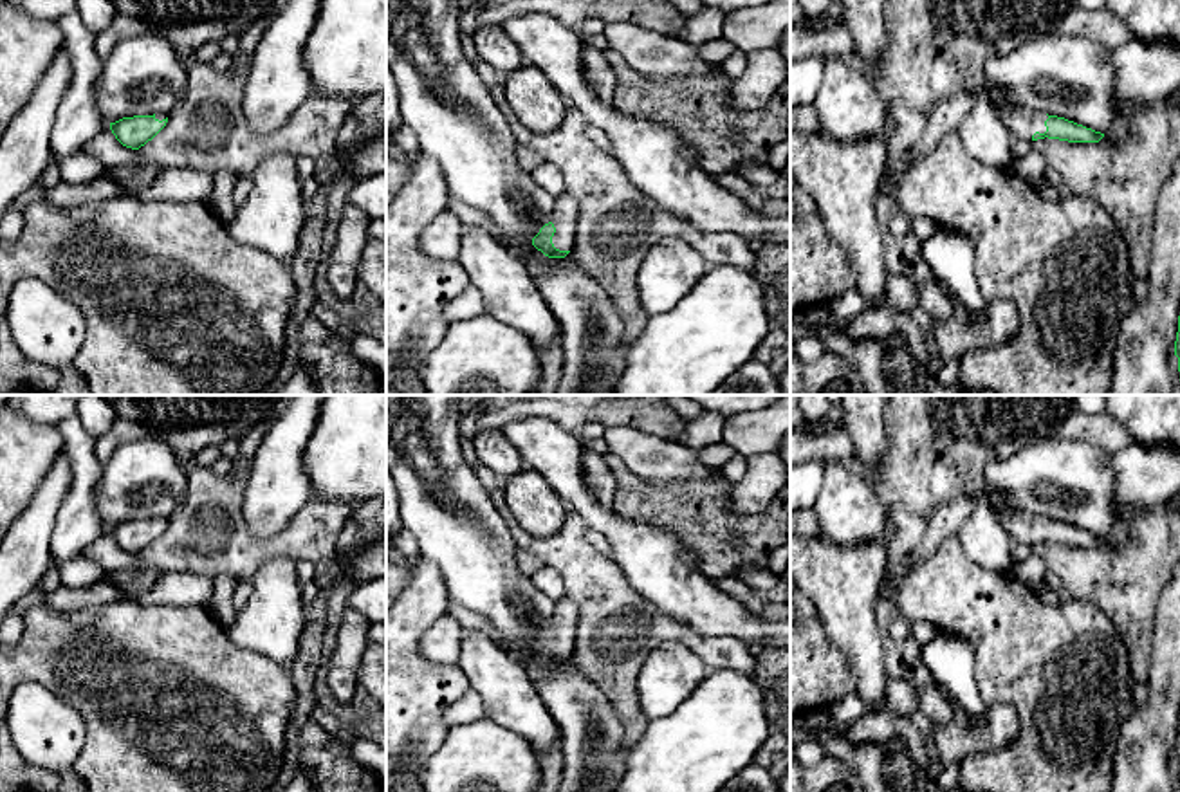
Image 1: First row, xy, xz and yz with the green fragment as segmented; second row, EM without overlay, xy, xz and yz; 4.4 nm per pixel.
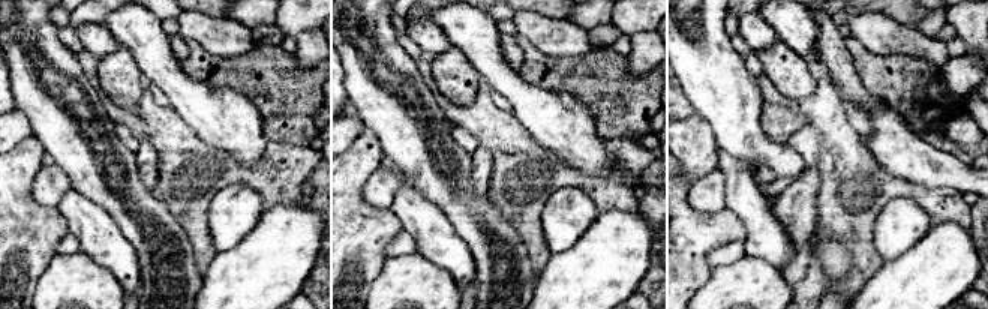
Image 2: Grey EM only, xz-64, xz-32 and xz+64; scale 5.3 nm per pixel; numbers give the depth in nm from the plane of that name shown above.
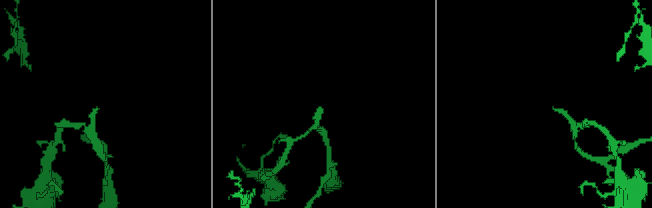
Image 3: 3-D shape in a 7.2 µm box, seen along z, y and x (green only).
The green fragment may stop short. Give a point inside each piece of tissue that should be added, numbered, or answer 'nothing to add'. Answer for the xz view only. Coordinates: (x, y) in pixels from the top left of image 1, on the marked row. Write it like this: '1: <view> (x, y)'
1: xz (565, 210)

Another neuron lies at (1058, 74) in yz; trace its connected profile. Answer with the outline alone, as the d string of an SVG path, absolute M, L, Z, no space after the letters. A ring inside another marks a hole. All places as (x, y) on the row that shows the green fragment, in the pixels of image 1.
M1046 32L989 60L983 72L1000 106L1065 117L1101 134L1120 119L1110 51L1092 40Z

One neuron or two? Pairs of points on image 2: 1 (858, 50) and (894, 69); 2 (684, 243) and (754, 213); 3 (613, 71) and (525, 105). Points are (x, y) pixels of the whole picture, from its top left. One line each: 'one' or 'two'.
1: one
2: two
3: two

